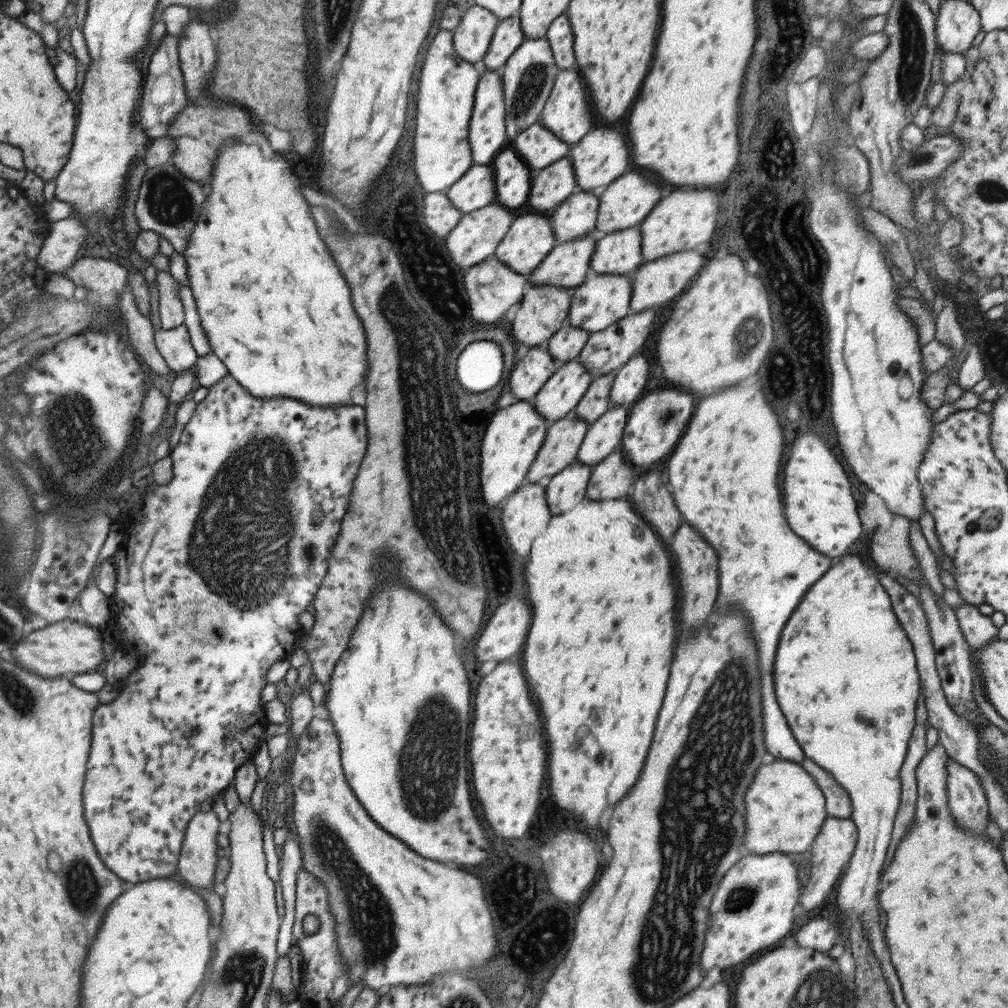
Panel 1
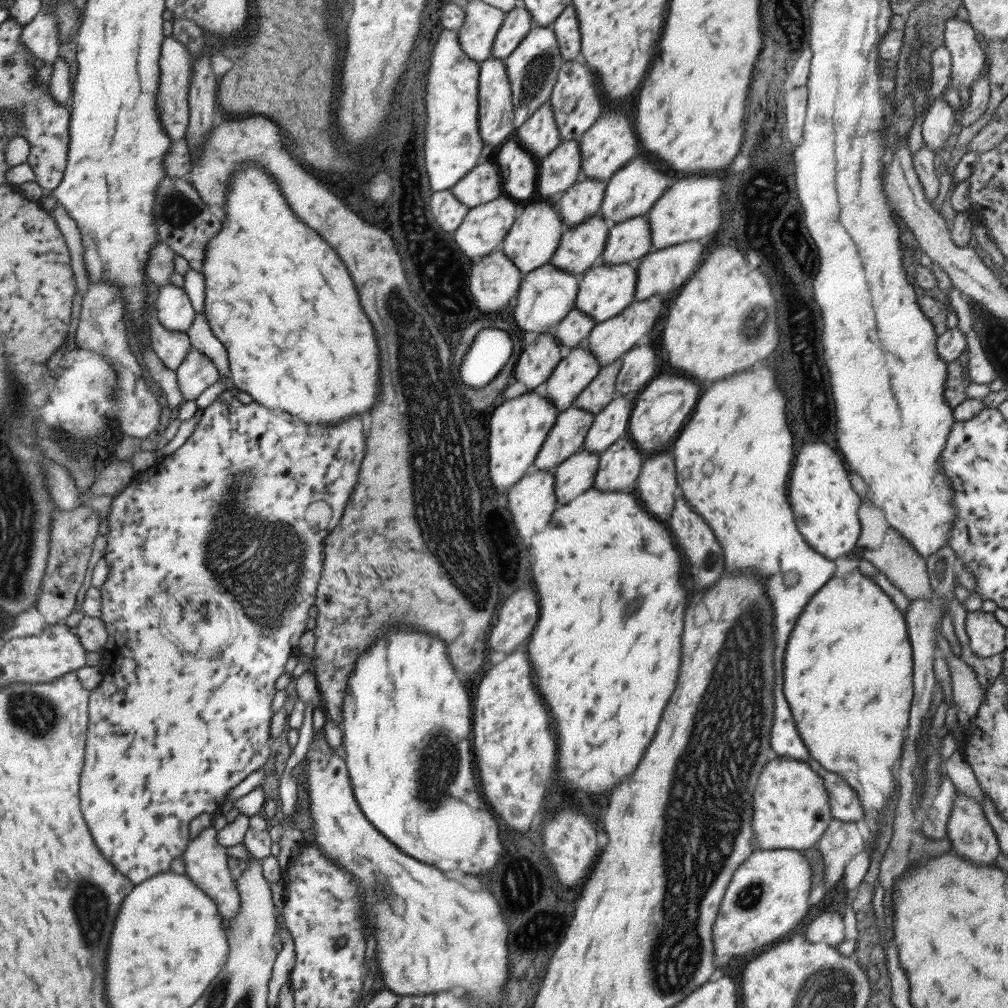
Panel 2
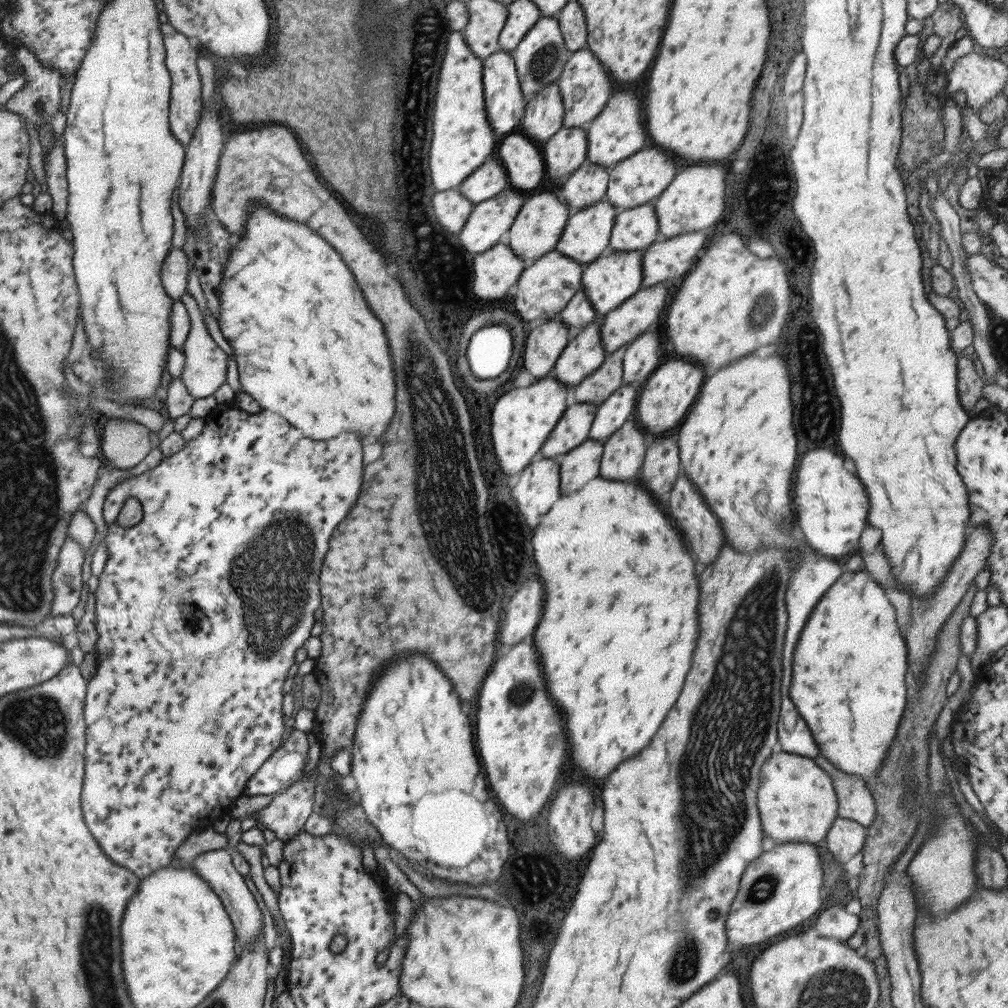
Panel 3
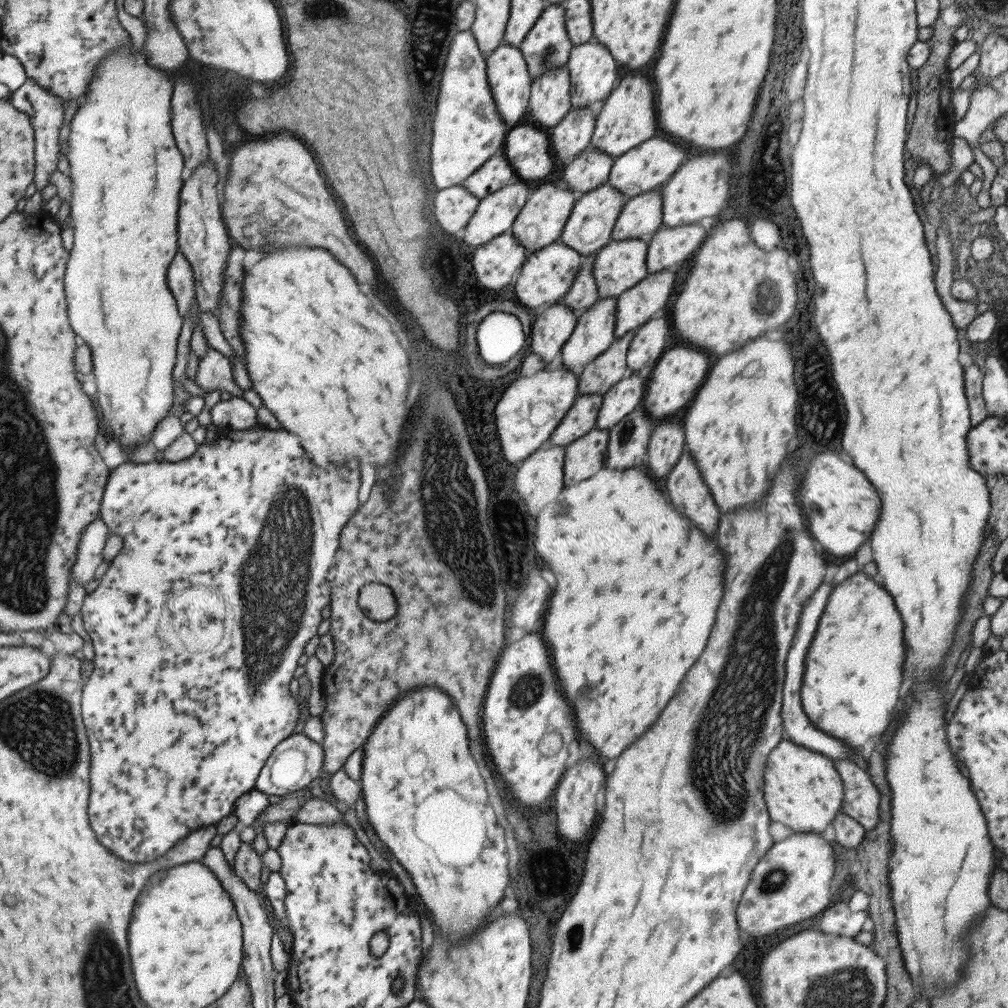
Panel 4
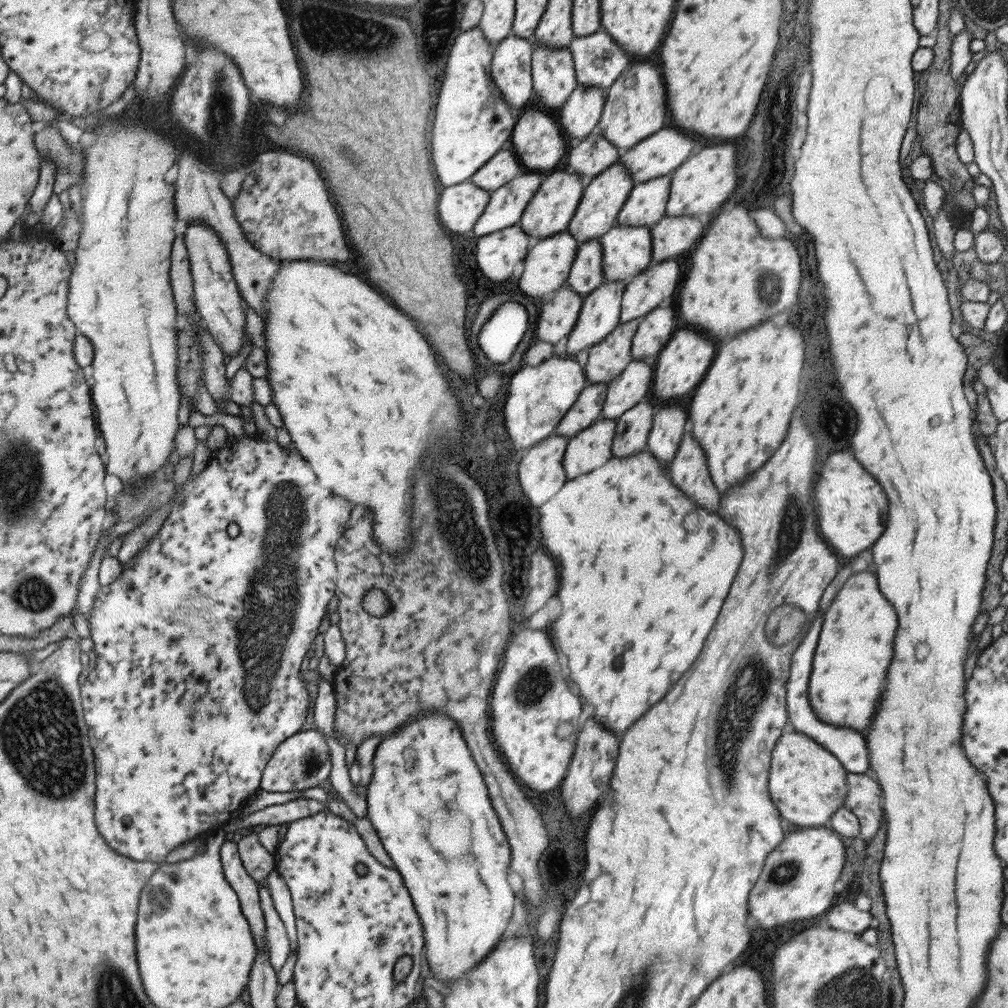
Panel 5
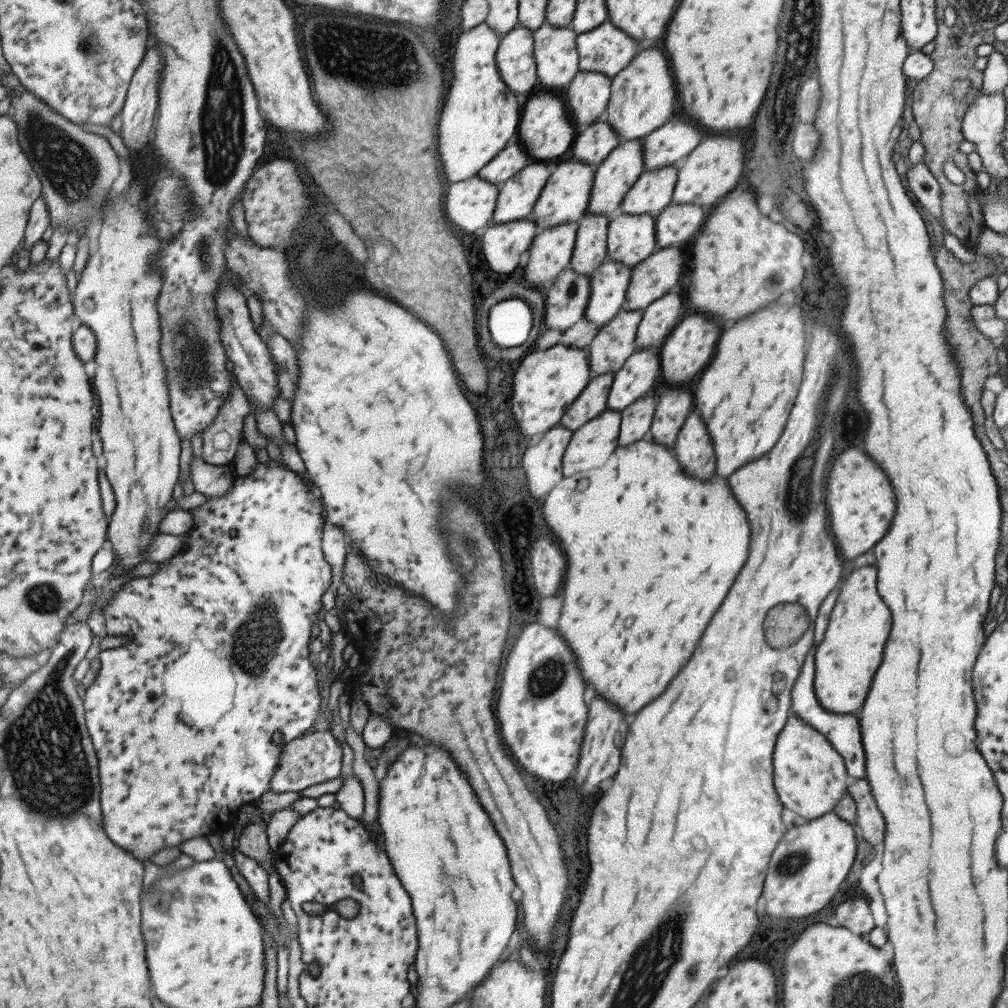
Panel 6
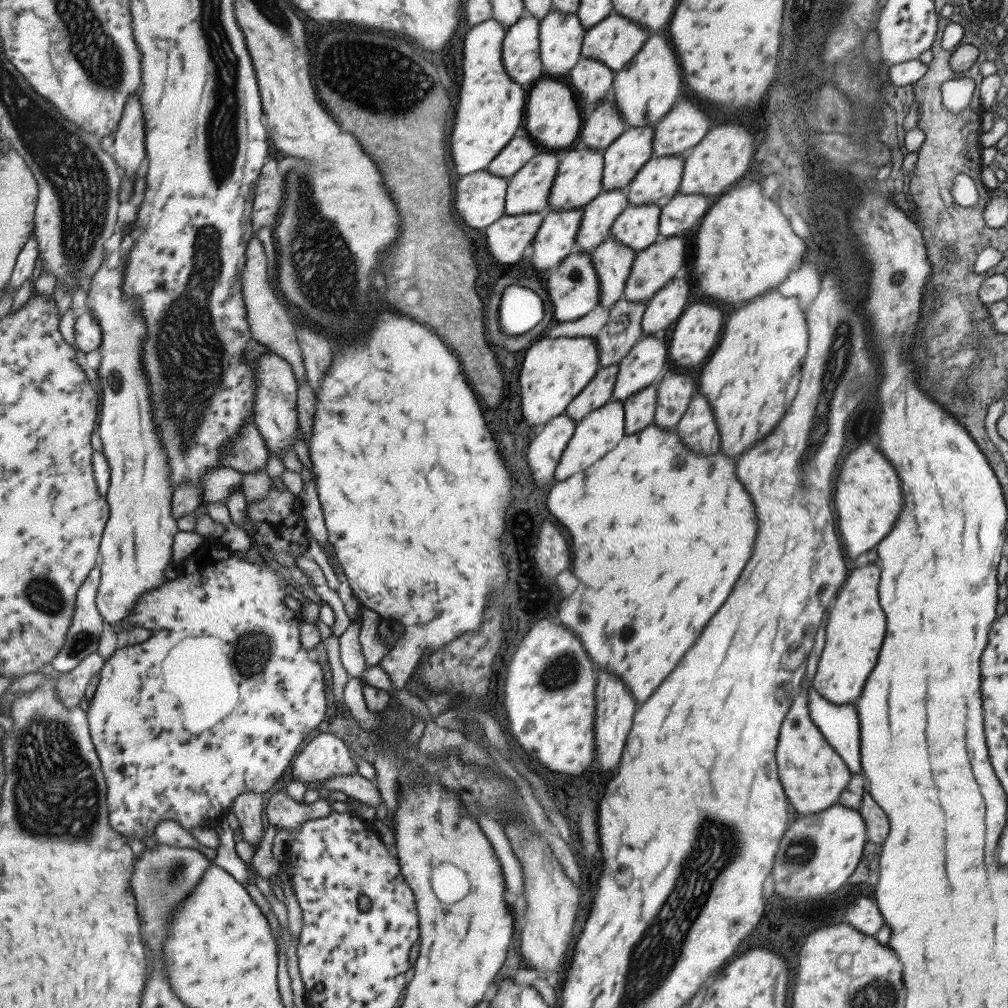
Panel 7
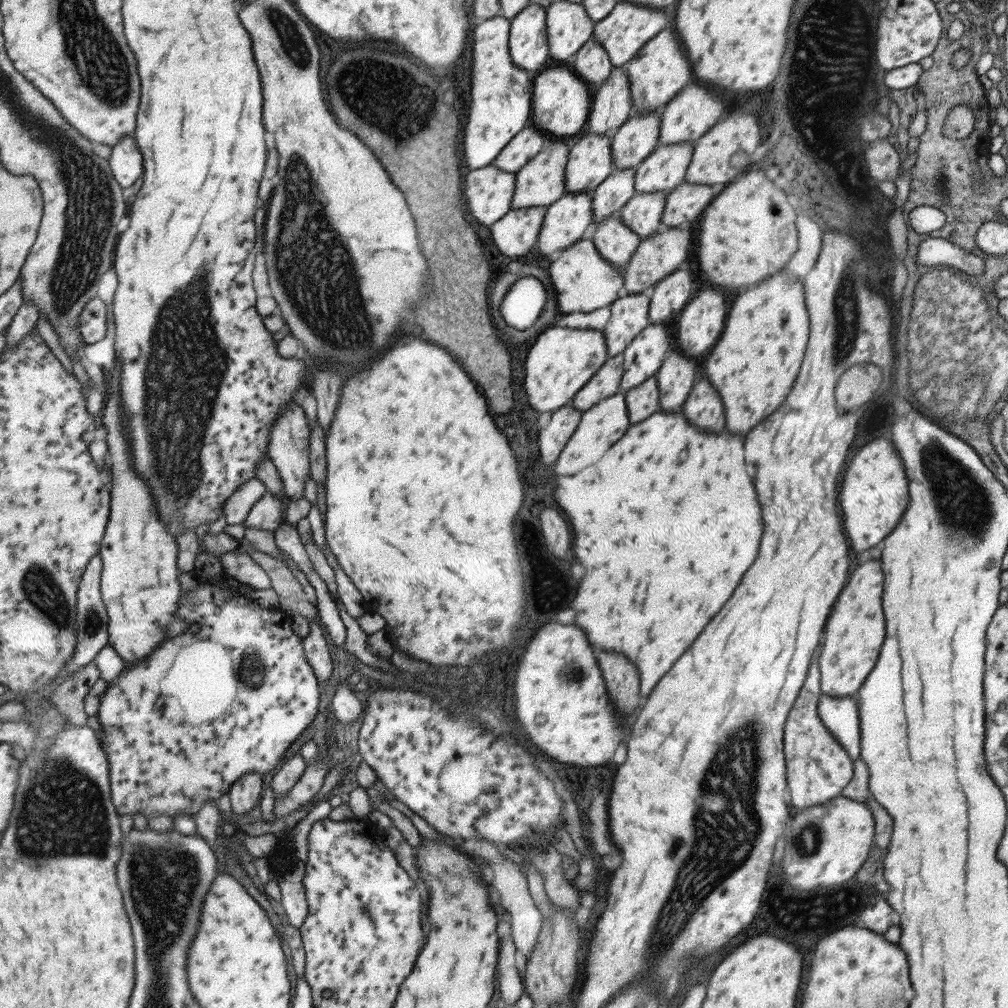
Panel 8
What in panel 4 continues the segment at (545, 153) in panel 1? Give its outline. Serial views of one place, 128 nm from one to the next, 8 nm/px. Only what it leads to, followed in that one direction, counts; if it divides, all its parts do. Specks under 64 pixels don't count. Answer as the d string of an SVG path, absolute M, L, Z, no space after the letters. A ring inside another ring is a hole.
M565 66L548 70L530 82L527 114L535 127L548 131L568 113L569 87Z

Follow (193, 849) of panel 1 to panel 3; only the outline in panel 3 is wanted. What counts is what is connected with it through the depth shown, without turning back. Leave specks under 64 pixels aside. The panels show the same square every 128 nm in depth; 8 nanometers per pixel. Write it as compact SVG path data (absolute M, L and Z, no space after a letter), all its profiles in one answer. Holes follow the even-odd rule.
M230 851L203 852L198 854L188 867L209 885L209 888L221 901L236 935L237 947L243 948L245 945L250 945L257 937L262 936L261 911L257 907L251 890L245 885L243 877L234 869L230 859Z

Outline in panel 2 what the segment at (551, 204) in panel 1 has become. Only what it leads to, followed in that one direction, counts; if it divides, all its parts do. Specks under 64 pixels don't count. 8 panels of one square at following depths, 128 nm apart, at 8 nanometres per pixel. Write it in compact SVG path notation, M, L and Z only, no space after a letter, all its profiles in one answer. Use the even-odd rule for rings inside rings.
M561 139L559 146L540 159L537 165L537 196L546 202L555 202L573 186L580 172L578 144L575 139Z

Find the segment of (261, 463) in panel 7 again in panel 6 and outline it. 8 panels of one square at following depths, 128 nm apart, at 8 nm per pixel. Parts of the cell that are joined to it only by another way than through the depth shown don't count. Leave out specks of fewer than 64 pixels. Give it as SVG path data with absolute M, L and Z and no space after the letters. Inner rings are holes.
M237 383L230 386L226 399L221 403L213 420L202 430L201 456L209 464L228 465L234 459L243 430L243 417L250 412L247 396Z

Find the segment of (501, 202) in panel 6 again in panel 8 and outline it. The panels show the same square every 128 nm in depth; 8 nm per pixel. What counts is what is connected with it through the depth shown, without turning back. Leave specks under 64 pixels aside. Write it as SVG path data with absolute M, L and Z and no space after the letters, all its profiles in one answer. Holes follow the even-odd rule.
M557 138L548 139L545 146L529 162L514 172L514 189L510 200L511 209L531 206L548 207L561 198L564 192L564 166L567 162L569 146Z

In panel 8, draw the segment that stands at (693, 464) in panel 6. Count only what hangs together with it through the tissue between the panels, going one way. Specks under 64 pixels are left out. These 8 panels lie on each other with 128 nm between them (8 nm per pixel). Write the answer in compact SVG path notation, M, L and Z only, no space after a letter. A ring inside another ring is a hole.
M698 375L687 398L682 404L682 414L698 430L721 432L723 430L723 406L707 380Z

